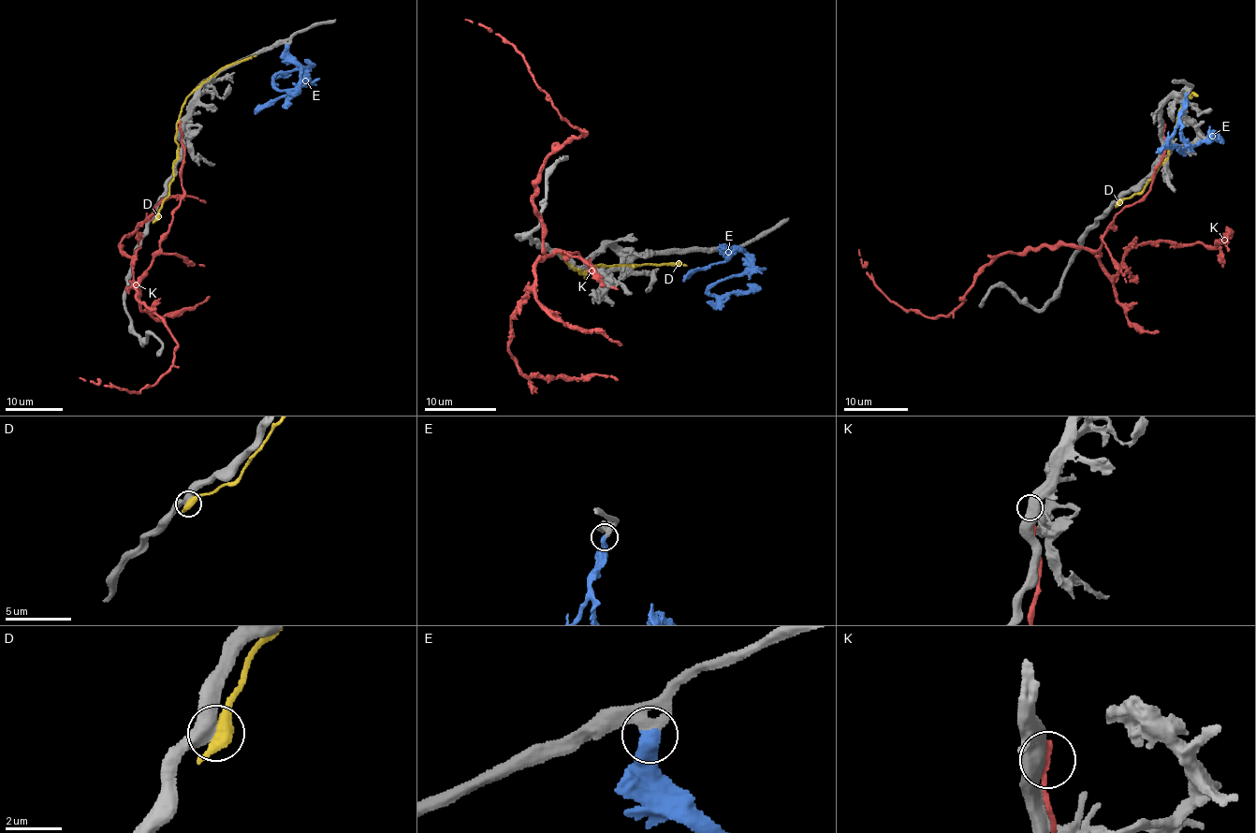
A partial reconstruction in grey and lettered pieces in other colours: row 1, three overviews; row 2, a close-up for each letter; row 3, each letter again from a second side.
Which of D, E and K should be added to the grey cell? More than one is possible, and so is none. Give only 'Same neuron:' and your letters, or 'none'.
Same neuron: E

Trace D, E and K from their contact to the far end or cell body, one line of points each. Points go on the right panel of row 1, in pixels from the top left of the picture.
D: (1117, 202), (1140, 191), (1167, 157), (1178, 111), (1192, 94), (1198, 96)
E: (1186, 94), (1181, 118), (1182, 137), (1190, 147), (1213, 131), (1213, 140), (1209, 138)
K: (1164, 128), (1151, 188), (1116, 214), (1102, 246), (994, 257), (953, 311), (932, 318), (898, 306), (858, 249)

